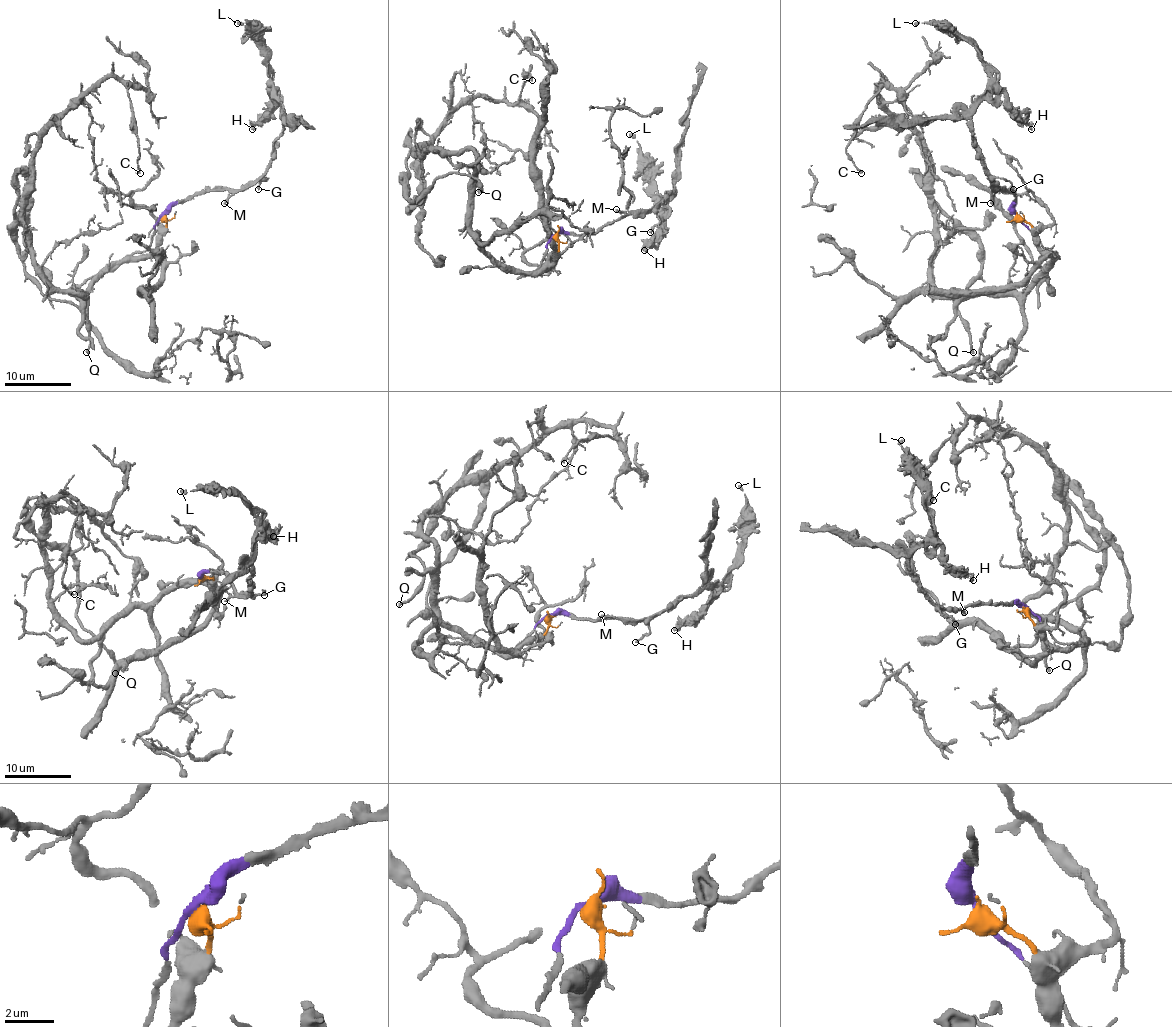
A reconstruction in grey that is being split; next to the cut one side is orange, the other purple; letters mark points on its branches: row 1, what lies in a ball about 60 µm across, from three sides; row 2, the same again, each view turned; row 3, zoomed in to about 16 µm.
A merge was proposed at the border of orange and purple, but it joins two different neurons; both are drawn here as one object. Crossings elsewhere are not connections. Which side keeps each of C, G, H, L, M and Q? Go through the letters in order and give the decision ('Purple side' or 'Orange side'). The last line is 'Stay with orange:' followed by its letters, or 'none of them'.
C: Orange side
G: Purple side
H: Purple side
L: Purple side
M: Purple side
Q: Orange side
Stay with orange: C, Q

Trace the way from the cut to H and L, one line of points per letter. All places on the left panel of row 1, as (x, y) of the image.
H: (161, 215), (195, 195), (252, 185), (265, 171), (274, 153), (282, 131), (284, 106), (274, 101), (252, 129)
L: (161, 215), (195, 195), (252, 185), (274, 153), (282, 106), (267, 47), (245, 22), (237, 24)

